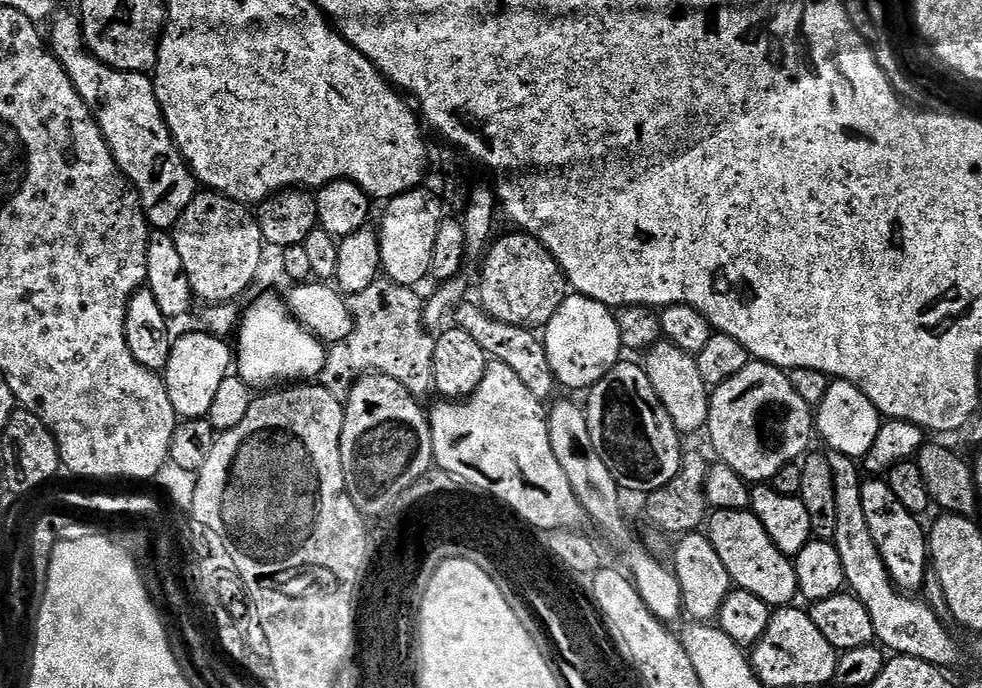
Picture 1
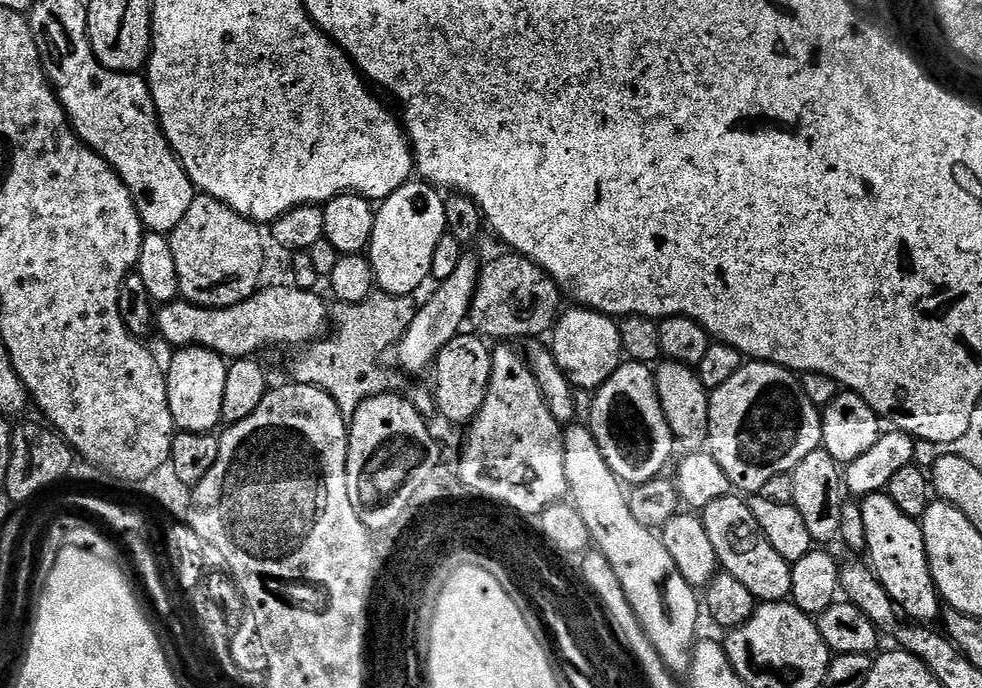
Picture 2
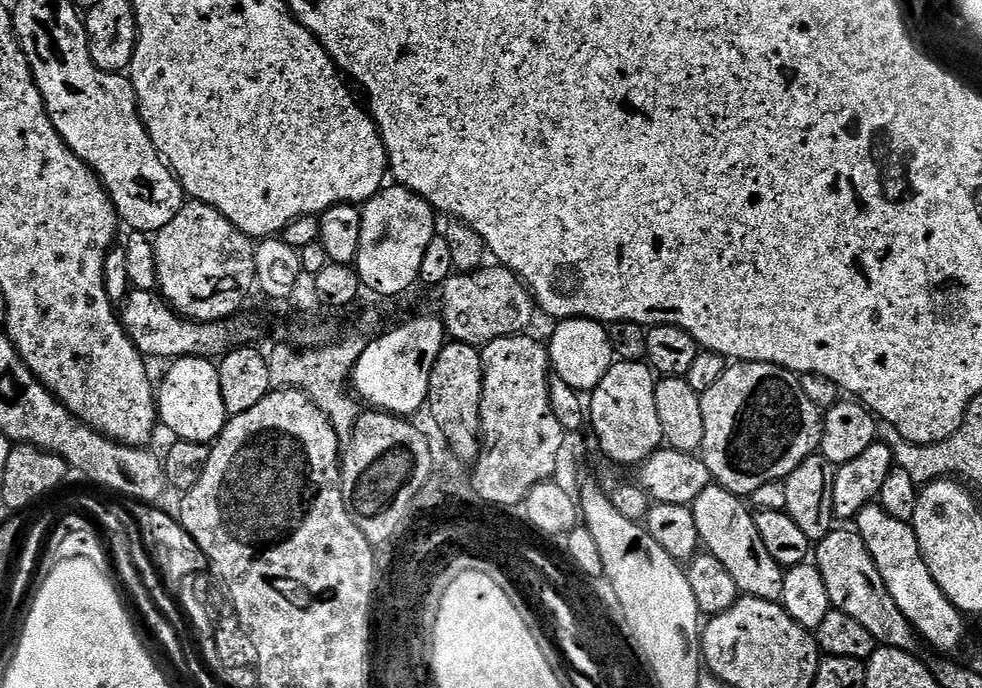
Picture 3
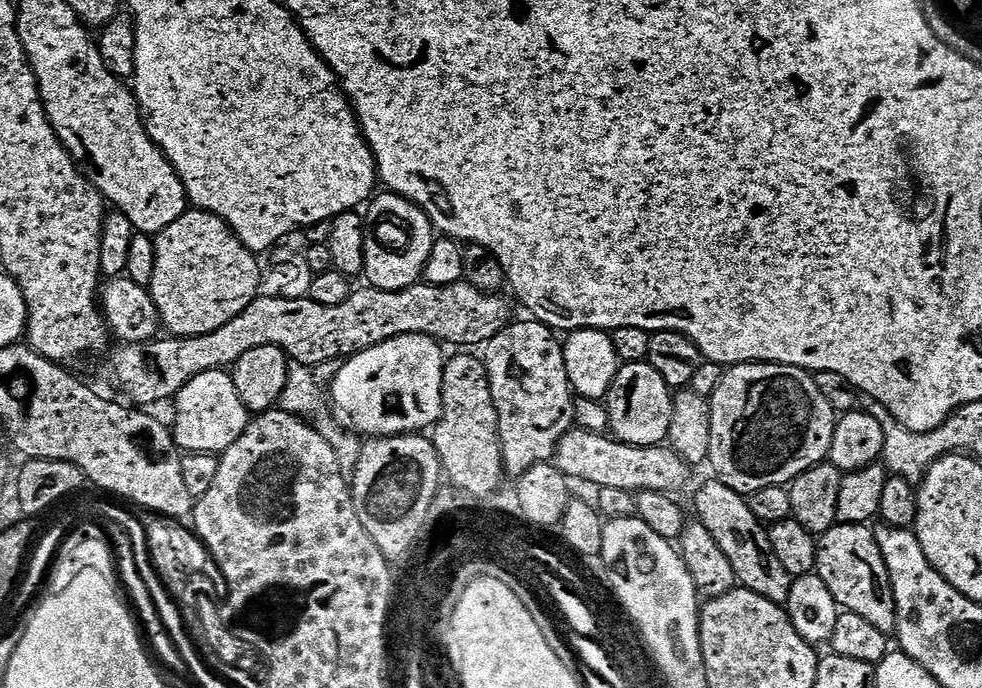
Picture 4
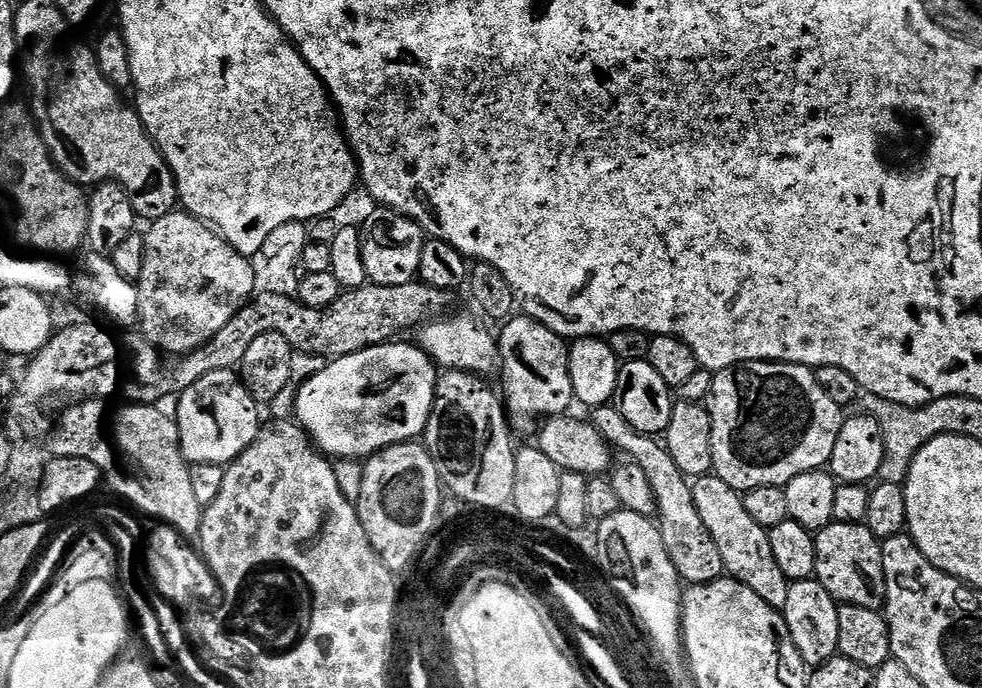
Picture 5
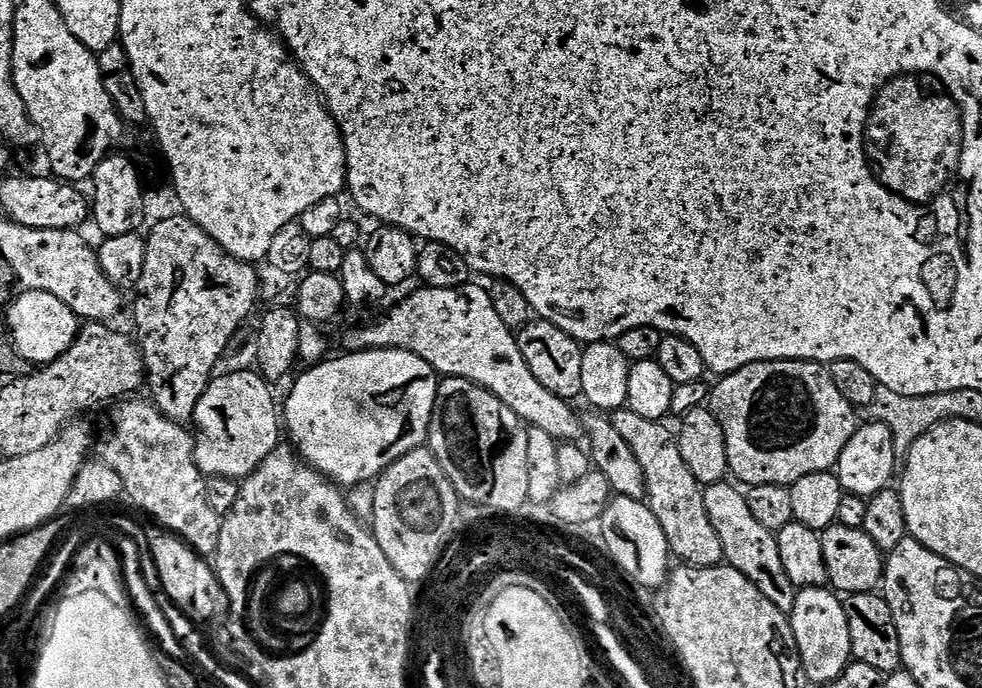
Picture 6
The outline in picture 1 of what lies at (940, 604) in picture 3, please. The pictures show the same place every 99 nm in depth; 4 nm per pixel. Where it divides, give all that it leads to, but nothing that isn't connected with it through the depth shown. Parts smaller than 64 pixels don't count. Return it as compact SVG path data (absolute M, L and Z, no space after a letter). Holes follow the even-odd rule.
M865 479L860 489L862 511L866 514L866 522L870 526L870 538L874 538L874 546L878 546L878 554L882 554L882 562L892 581L905 594L919 593L923 586L924 572L930 567L926 528L916 521L919 520L917 513L906 510L906 506L898 502L887 479Z

